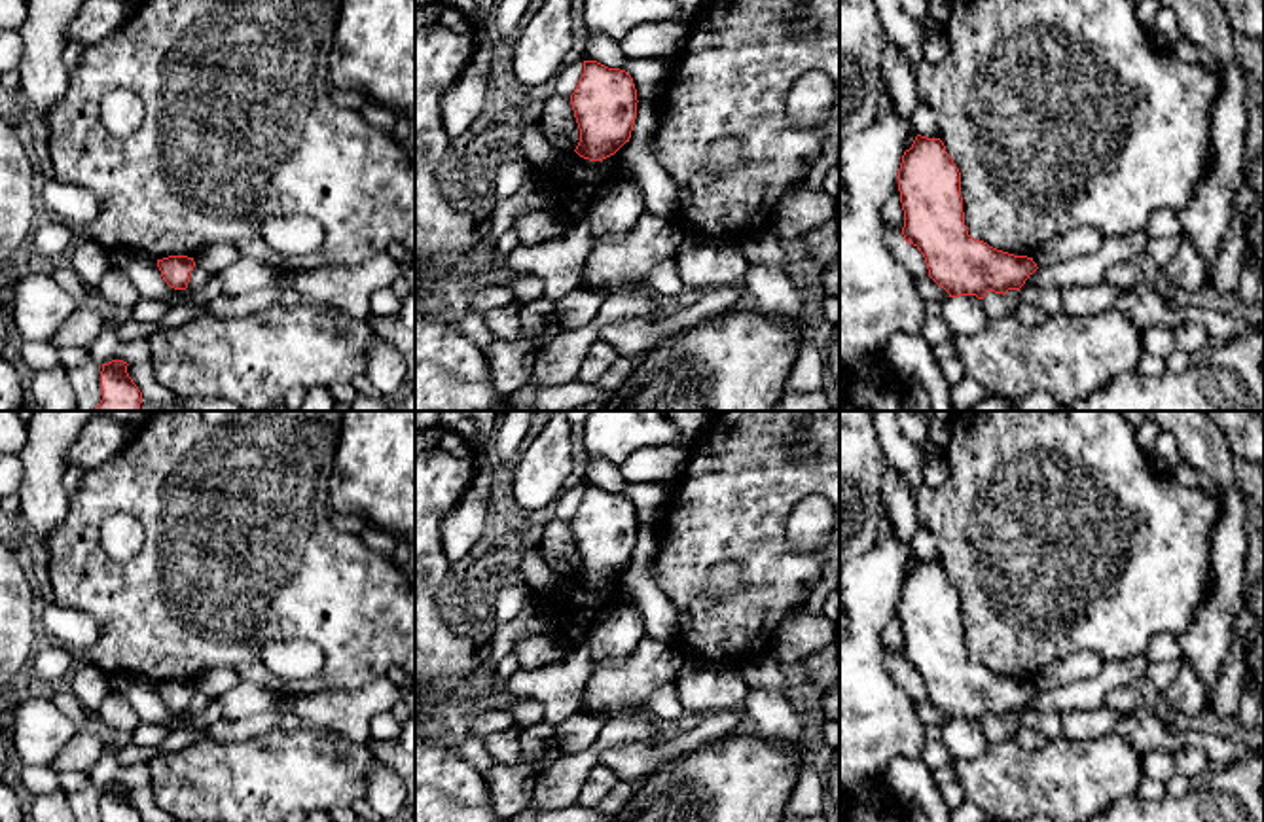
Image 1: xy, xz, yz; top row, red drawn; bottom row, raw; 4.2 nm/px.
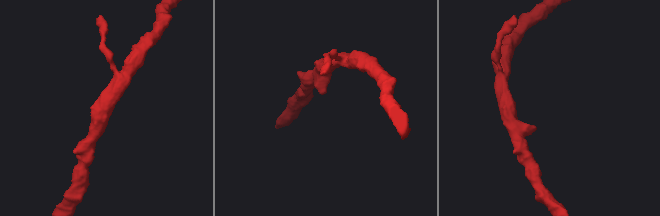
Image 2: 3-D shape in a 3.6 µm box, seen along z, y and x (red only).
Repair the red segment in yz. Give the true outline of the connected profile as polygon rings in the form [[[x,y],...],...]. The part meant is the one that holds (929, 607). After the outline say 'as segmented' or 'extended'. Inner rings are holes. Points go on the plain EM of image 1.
[[[915,561],[902,580],[898,616],[904,665],[919,672],[929,701],[949,722],[1020,716],[1038,693],[1033,682],[997,674],[968,659],[961,597],[940,563]]]; as segmented

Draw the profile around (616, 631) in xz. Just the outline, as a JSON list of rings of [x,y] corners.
[[[625,602],[605,610],[587,636],[593,670],[623,661],[644,638],[644,619],[639,608]]]

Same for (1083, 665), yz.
[[[1078,652],[1054,661],[1033,680],[1038,693],[1061,689],[1073,682],[1090,680],[1107,661],[1095,652]]]

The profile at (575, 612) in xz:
[[[625,568],[603,585],[589,585],[570,576],[572,587],[557,599],[550,599],[550,610],[557,623],[555,634],[569,646],[587,642],[597,617],[614,606],[625,604],[620,583]]]

